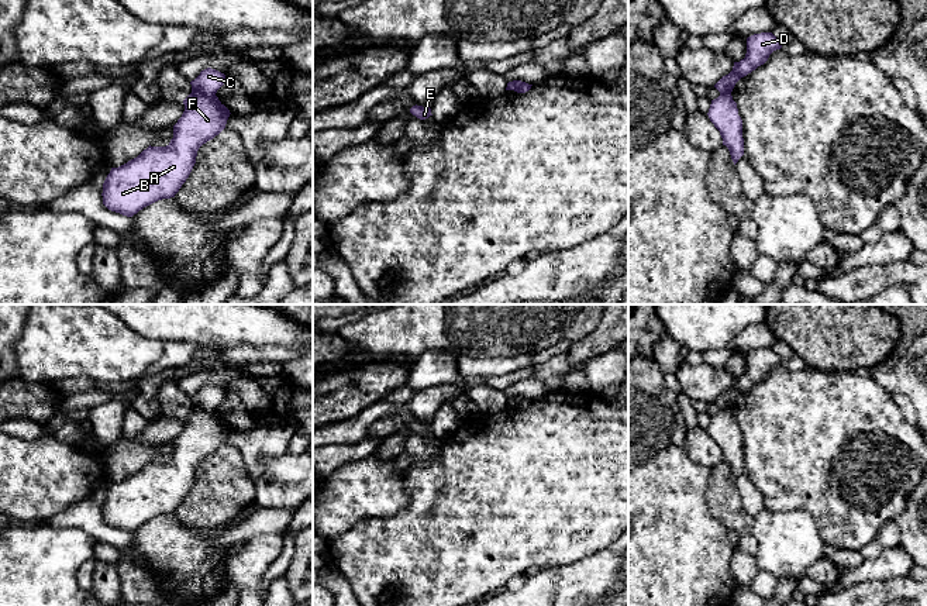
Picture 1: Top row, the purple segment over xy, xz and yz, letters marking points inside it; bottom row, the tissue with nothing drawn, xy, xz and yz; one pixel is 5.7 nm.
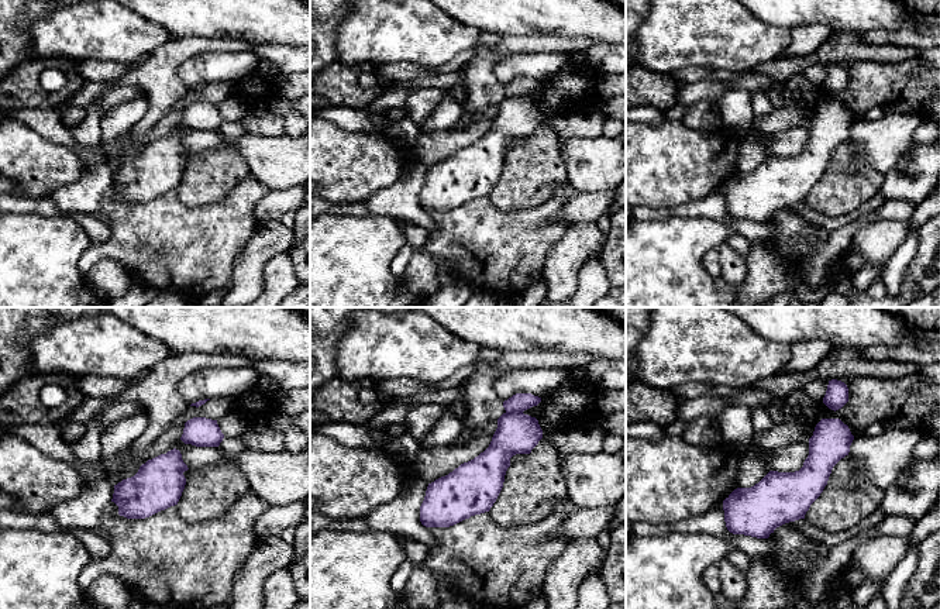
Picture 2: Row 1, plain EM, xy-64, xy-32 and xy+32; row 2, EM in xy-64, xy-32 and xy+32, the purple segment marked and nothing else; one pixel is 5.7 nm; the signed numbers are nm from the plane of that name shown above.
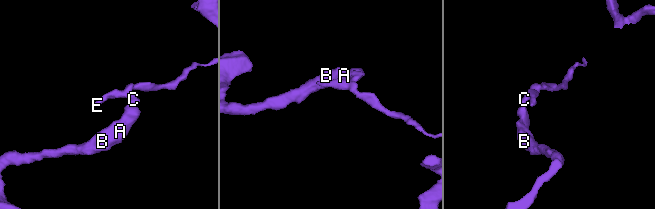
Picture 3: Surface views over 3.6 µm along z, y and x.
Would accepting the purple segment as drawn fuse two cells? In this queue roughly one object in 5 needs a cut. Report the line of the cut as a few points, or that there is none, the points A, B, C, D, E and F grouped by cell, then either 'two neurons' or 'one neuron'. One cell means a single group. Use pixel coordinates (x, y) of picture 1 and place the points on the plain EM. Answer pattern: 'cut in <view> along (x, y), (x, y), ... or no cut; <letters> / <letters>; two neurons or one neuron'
cut in xy along (192, 406), (214, 410); A B F / C D E; two neurons

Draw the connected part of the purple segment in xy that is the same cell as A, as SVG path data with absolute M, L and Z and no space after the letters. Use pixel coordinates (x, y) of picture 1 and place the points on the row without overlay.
M192 407L183 420L185 427L173 441L173 454L166 462L149 461L137 474L118 483L111 483L101 509L103 520L108 526L132 533L158 516L175 513L196 479L199 464L225 444L231 430L216 410Z

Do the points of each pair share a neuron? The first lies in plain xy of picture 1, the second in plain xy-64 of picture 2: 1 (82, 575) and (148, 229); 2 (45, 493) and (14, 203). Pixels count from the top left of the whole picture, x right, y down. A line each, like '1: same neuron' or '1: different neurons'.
1: same neuron
2: different neurons

